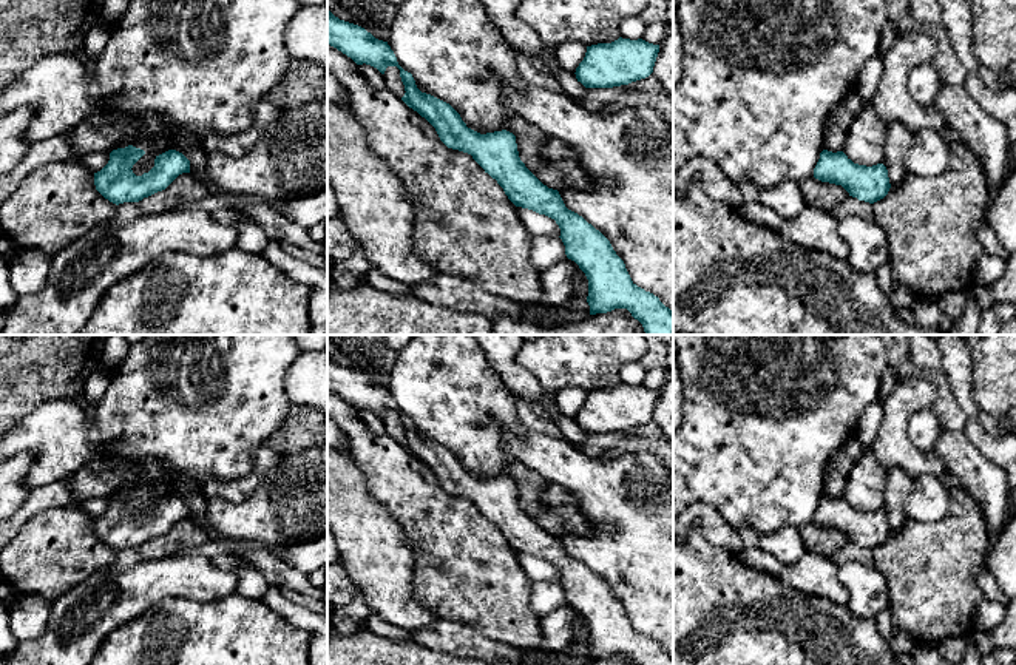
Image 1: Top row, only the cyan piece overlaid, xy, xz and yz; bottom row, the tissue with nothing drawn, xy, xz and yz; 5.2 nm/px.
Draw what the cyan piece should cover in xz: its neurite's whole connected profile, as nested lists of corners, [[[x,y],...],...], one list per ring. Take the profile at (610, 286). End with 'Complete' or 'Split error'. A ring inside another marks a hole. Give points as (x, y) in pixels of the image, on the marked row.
[[[327,9],[327,45],[337,48],[357,65],[371,65],[384,74],[388,66],[397,66],[405,85],[401,100],[425,117],[437,131],[440,140],[452,150],[459,150],[472,156],[472,159],[503,188],[508,199],[522,208],[533,210],[556,221],[560,228],[560,239],[565,245],[565,255],[574,261],[588,279],[590,315],[607,313],[615,309],[627,309],[638,319],[647,335],[673,335],[673,312],[665,307],[658,296],[638,287],[624,261],[616,255],[610,241],[588,224],[582,216],[568,210],[557,190],[544,185],[520,160],[516,136],[506,130],[480,134],[466,127],[460,114],[446,102],[422,93],[411,73],[405,71],[388,45],[388,42],[375,39],[364,28],[340,20]]]. Complete

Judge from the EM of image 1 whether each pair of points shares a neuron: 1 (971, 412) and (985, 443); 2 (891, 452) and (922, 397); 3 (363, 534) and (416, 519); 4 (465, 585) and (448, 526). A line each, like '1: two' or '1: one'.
1: one
2: one
3: two
4: one

